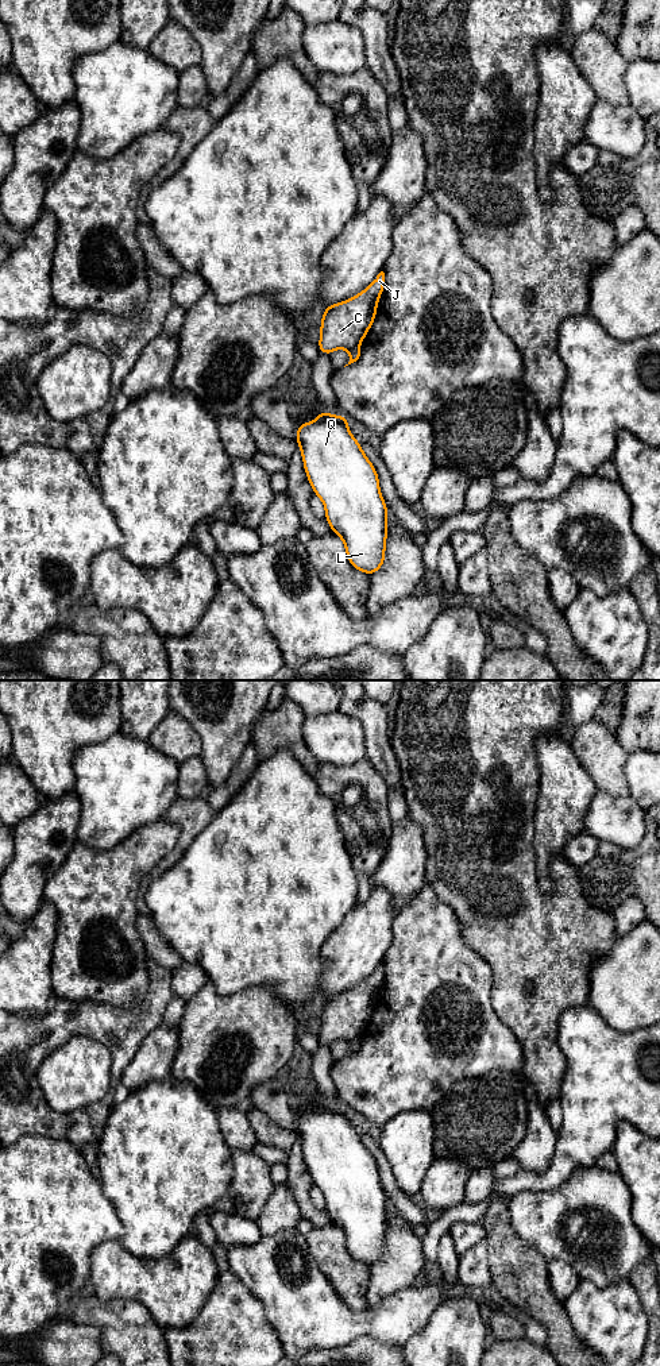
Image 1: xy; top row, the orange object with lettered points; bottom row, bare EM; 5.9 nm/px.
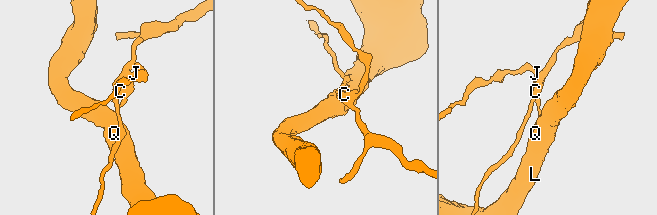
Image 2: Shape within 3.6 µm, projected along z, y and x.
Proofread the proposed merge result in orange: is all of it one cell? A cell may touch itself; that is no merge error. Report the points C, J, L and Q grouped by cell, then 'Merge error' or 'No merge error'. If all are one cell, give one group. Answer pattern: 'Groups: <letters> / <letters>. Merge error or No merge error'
Groups: C J / L Q. Merge error

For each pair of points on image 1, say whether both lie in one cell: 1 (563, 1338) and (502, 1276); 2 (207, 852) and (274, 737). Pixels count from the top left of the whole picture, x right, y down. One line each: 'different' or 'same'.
1: same
2: different

